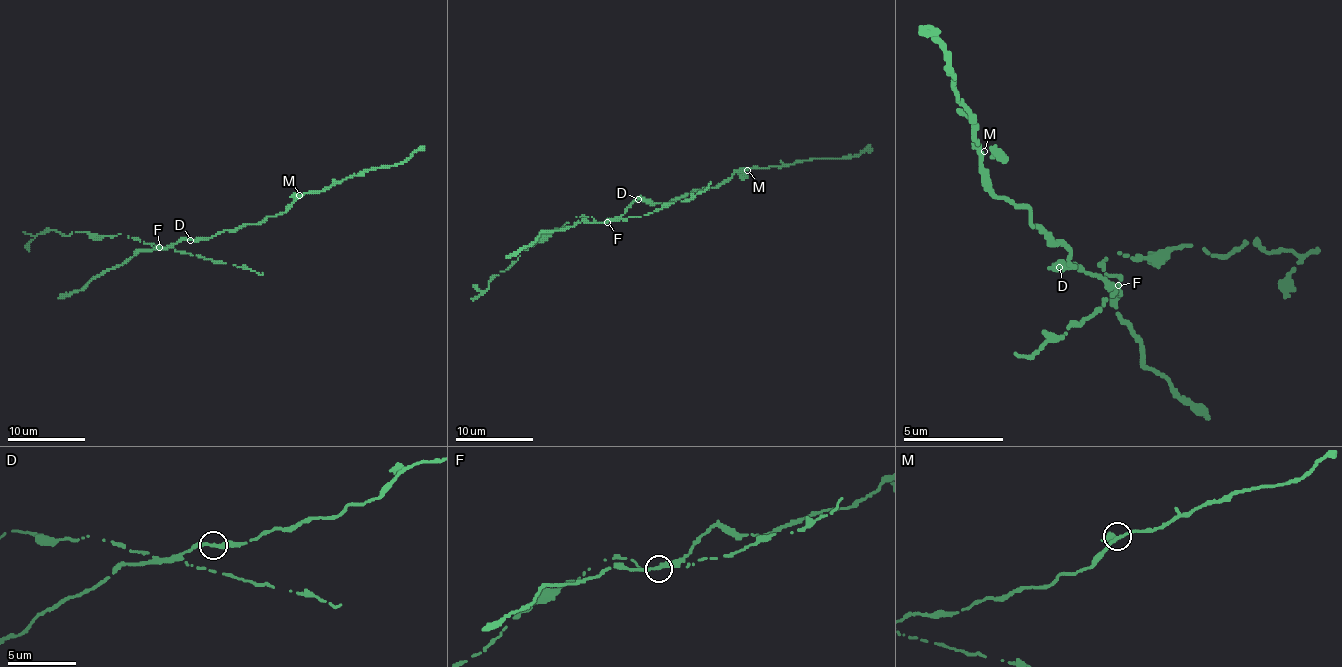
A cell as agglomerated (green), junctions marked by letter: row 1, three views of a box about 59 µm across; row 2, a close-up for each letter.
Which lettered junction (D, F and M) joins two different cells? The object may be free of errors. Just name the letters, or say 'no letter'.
F

